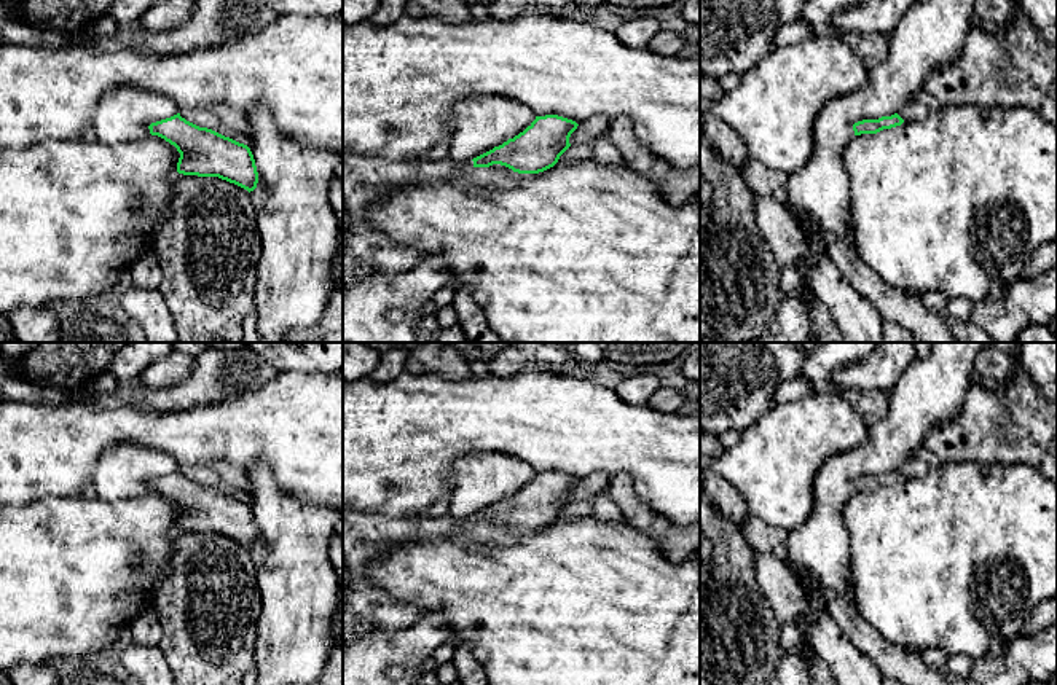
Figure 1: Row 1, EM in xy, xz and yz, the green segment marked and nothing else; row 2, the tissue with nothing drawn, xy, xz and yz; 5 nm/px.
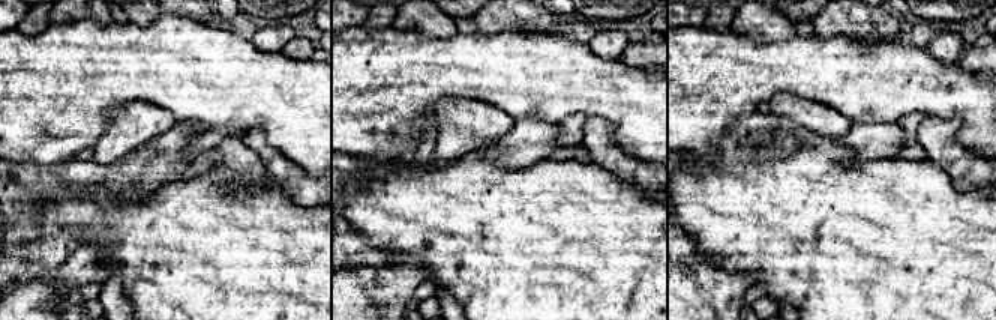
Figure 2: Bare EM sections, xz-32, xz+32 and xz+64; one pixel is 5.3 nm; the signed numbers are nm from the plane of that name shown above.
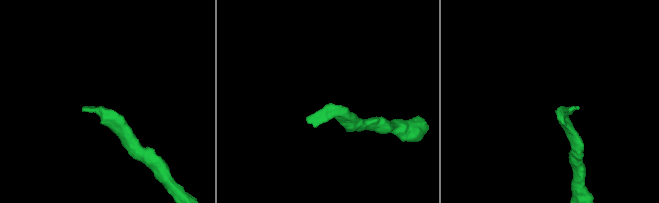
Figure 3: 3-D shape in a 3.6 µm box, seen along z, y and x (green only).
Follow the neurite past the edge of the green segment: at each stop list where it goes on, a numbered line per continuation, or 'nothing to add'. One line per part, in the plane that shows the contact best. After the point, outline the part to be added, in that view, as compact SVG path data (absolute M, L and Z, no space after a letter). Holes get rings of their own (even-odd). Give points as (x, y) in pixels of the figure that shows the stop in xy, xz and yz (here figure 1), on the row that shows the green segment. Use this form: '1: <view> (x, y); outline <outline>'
1: xz (367, 252); outline M343 151L343 290L363 277L394 277L418 266L421 253L391 245L367 220L367 209L415 182L434 182L473 170L473 161L391 162Z

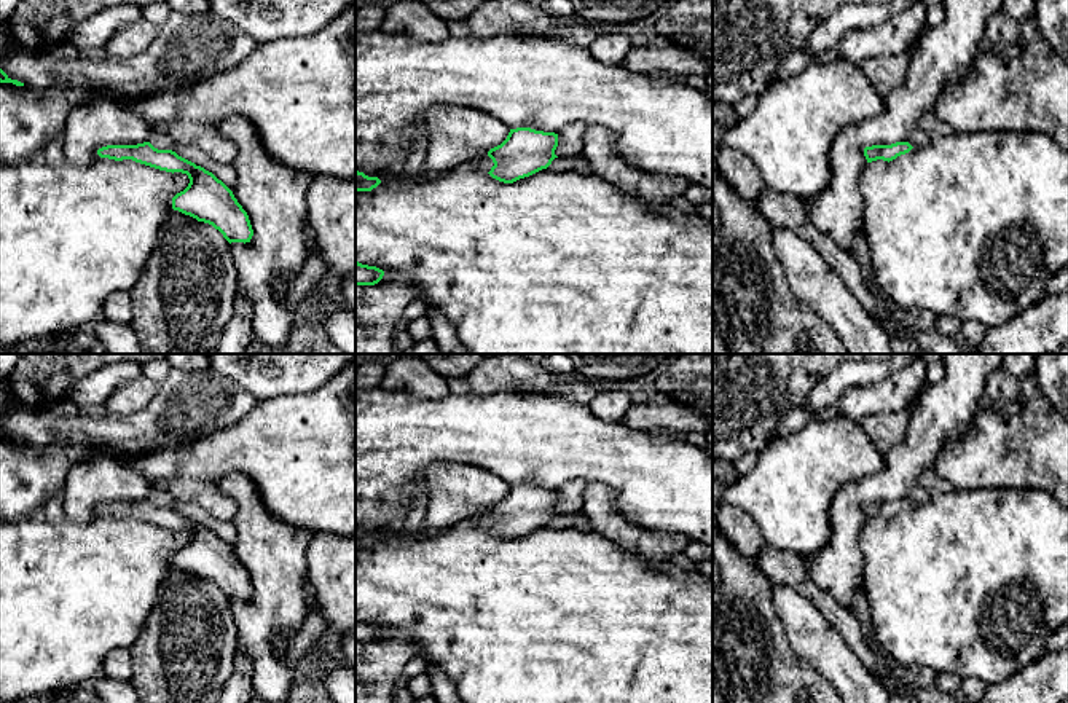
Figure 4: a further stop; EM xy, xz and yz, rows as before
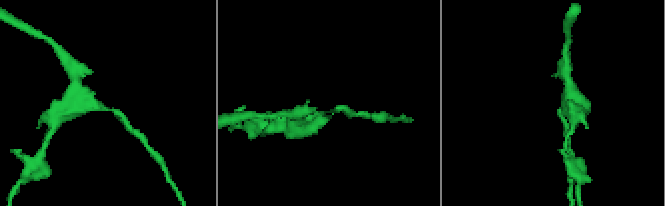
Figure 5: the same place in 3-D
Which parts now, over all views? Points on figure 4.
nothing to add

